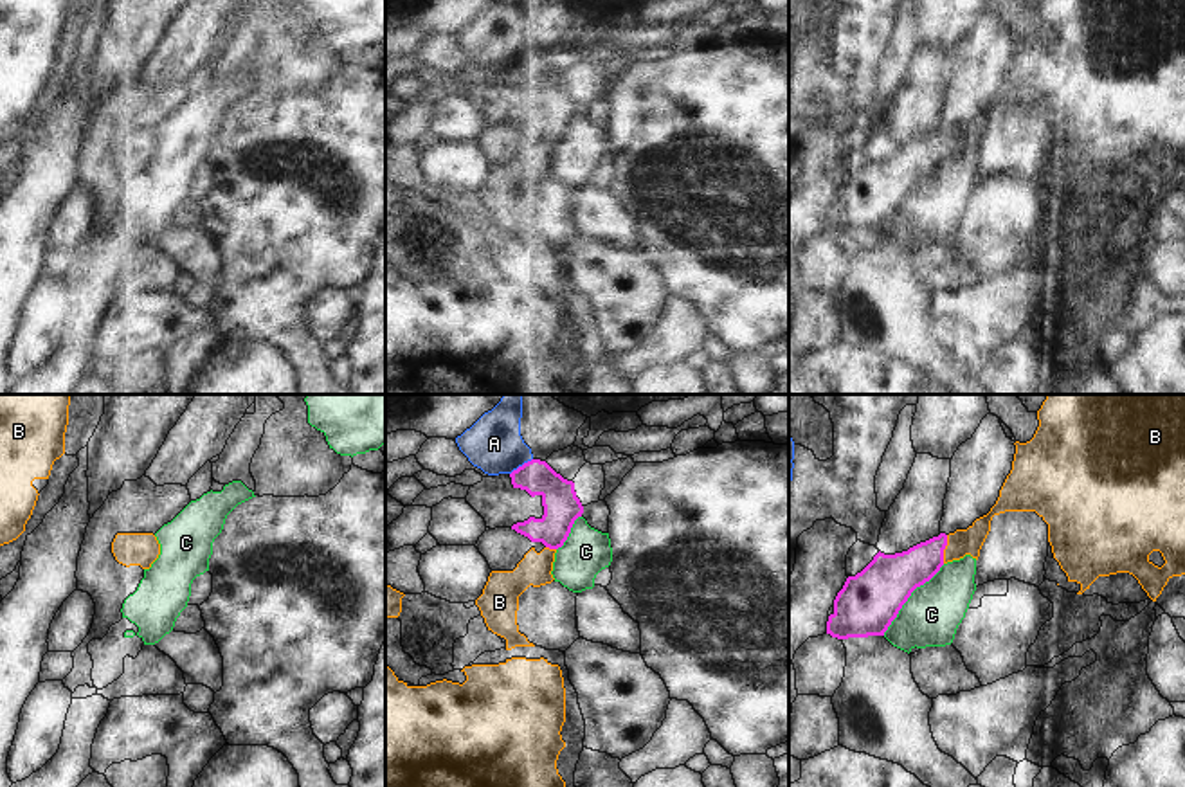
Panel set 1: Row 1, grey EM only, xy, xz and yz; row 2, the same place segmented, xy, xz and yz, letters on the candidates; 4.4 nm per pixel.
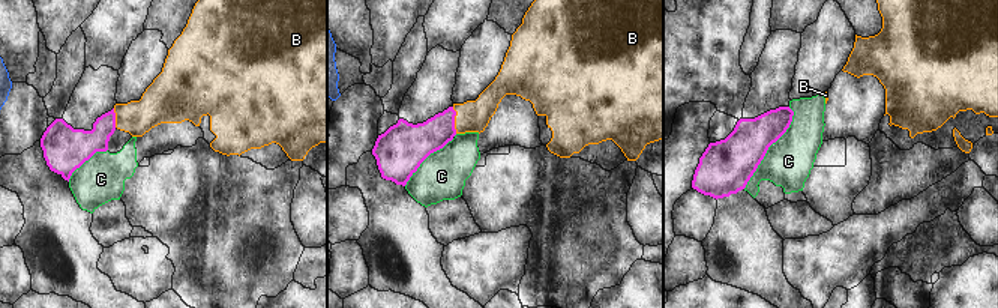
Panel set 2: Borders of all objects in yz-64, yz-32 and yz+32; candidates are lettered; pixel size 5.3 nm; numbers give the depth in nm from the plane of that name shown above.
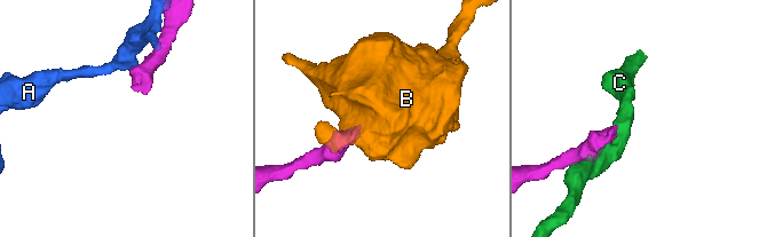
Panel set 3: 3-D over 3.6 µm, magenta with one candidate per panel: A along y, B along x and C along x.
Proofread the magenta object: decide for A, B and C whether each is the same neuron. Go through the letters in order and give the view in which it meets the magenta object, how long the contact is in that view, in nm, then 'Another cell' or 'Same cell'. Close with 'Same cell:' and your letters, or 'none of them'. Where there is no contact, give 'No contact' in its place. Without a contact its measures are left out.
A: Touches magenta in xz. Shared border 130 nm. Another cell
B: Touches magenta in yz. Shared border 130 nm. Same cell
C: Touches magenta in yz. Shared border 420 nm. Another cell
Same cell: B

